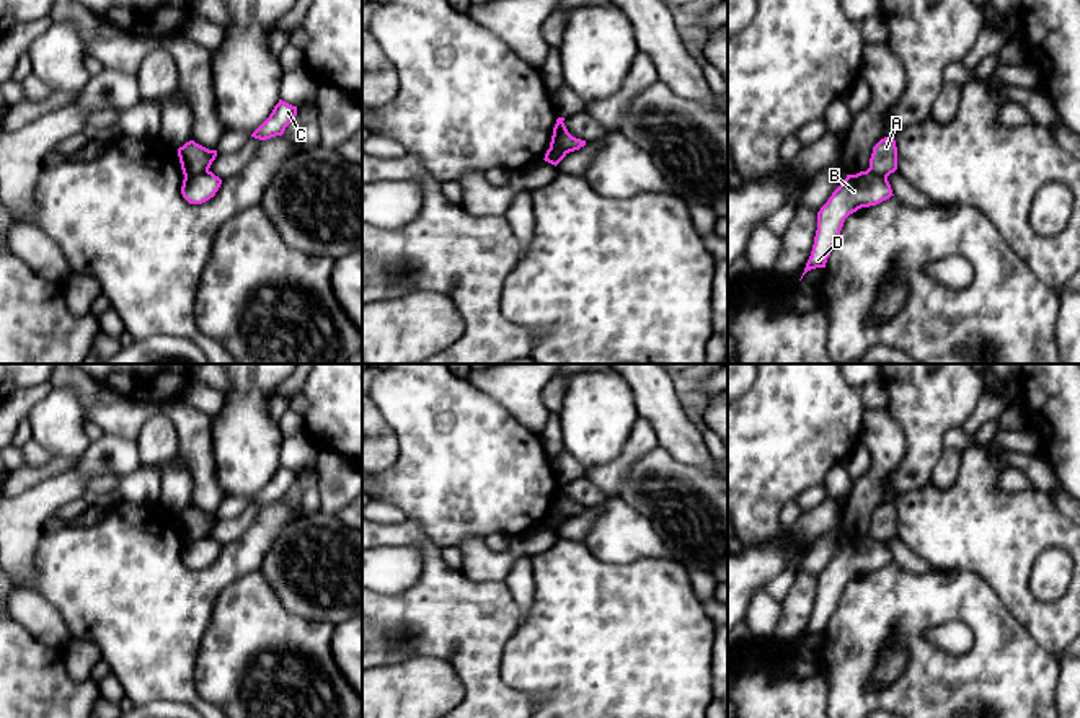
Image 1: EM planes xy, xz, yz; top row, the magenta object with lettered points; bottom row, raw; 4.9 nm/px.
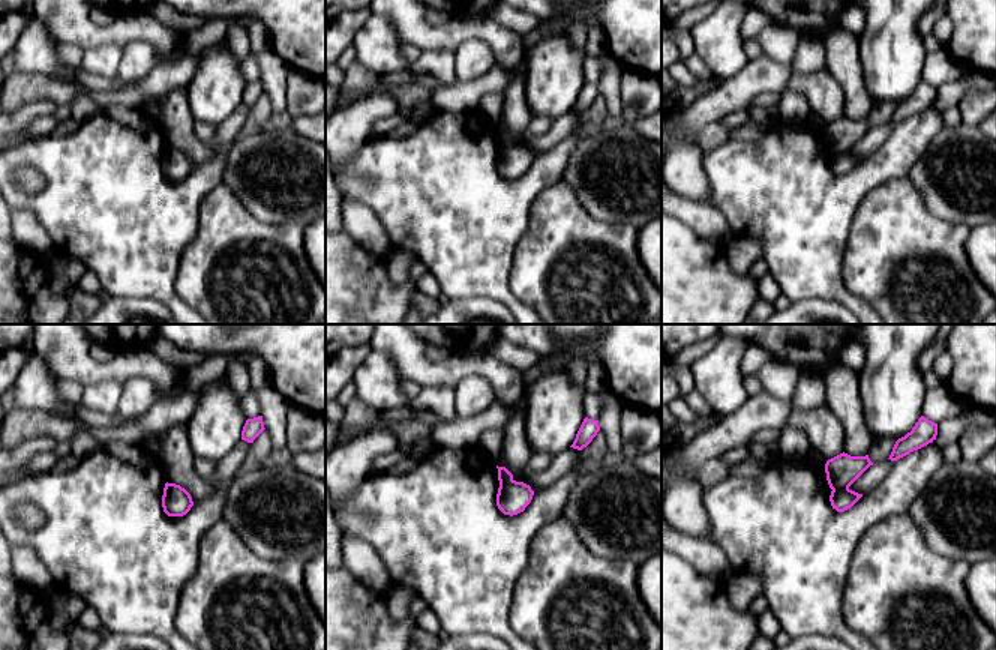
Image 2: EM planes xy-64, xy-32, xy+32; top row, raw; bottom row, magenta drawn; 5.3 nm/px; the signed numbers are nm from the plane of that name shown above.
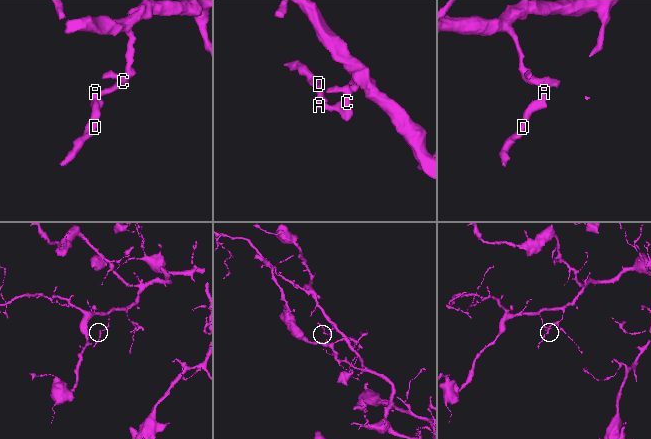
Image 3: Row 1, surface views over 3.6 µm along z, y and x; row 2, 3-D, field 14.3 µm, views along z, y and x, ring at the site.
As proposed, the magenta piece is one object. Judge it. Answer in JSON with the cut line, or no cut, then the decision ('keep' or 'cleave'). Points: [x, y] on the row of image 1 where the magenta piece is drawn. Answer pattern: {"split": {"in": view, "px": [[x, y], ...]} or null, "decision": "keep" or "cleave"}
{"split": {"in": "xy", "px": [[208, 168], [185, 177]]}, "decision": "cleave"}

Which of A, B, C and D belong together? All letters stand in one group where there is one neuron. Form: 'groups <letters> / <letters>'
groups A C / B D

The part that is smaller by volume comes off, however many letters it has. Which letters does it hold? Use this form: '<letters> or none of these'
B, D

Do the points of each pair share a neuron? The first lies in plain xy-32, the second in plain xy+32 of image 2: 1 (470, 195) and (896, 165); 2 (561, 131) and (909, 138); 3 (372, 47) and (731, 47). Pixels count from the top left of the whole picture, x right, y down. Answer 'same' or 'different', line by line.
1: same
2: different
3: same

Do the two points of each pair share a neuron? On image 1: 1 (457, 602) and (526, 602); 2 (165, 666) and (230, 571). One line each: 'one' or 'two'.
1: two
2: one

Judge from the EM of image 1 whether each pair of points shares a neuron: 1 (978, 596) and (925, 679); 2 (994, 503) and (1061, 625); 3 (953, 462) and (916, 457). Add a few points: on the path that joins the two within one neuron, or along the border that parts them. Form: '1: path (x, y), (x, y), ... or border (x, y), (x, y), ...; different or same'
1: path (982, 624), (982, 648), (953, 678); same
2: path (997, 536), (1013, 589), (1028, 604); same
3: border (947, 447), (929, 482); different

